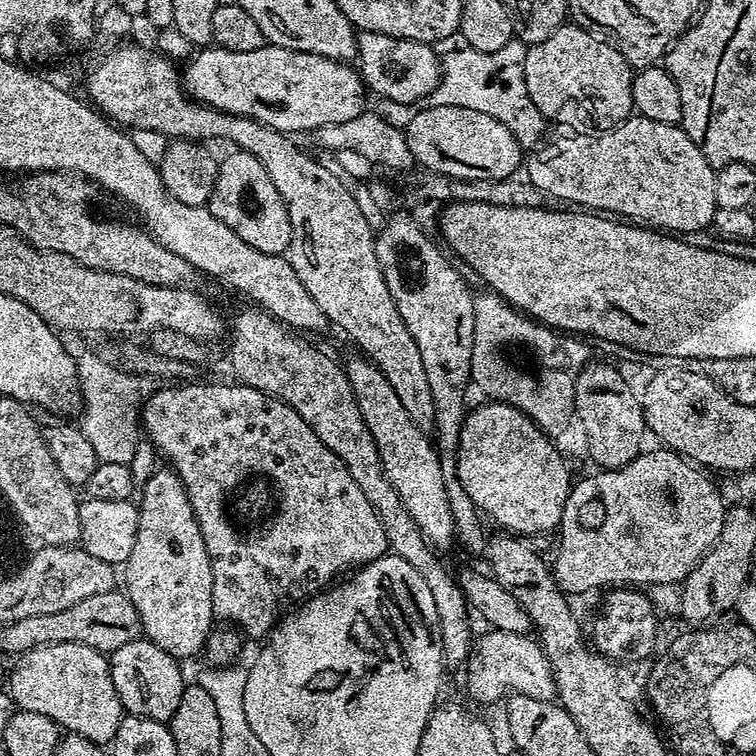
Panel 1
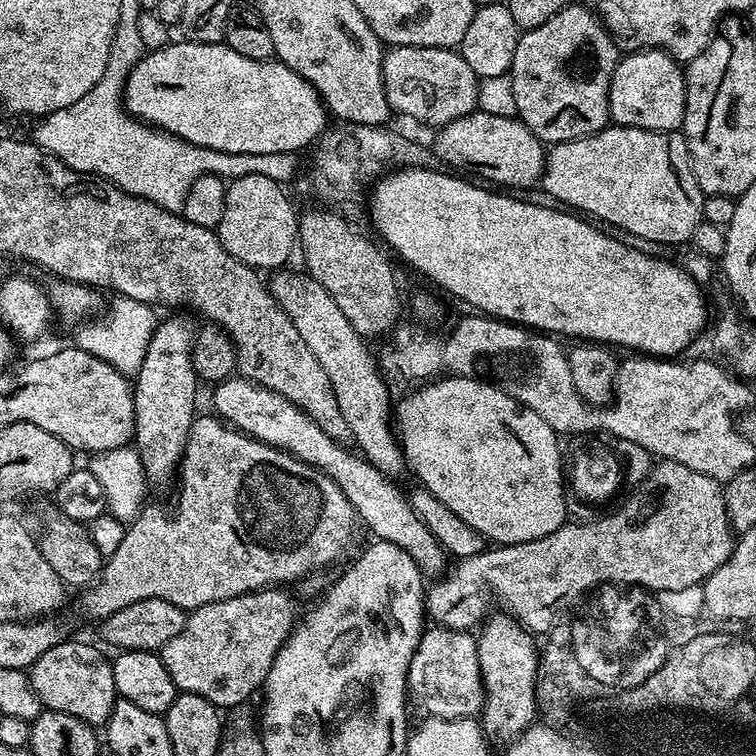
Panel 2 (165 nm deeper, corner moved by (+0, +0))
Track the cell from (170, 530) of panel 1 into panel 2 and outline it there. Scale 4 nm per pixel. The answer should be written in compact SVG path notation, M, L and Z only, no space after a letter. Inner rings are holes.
M176 314L159 321L149 340L143 363L134 376L134 447L140 455L145 478L153 485L164 484L171 476L173 479L197 411L195 402L198 377L191 364L196 325L192 320L194 318L188 316Z

